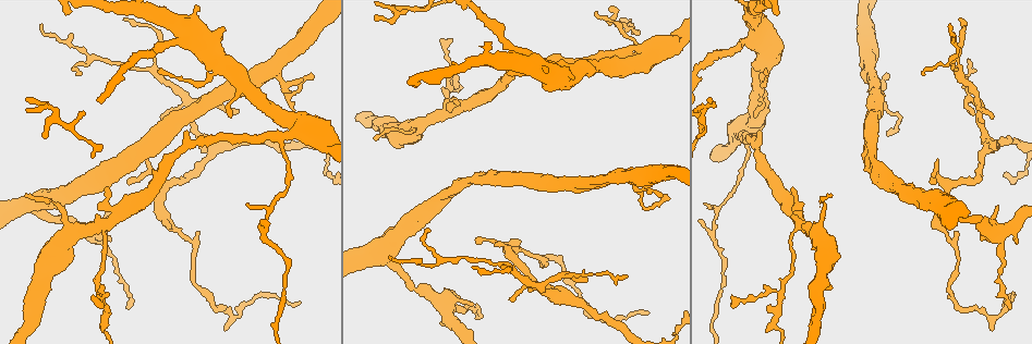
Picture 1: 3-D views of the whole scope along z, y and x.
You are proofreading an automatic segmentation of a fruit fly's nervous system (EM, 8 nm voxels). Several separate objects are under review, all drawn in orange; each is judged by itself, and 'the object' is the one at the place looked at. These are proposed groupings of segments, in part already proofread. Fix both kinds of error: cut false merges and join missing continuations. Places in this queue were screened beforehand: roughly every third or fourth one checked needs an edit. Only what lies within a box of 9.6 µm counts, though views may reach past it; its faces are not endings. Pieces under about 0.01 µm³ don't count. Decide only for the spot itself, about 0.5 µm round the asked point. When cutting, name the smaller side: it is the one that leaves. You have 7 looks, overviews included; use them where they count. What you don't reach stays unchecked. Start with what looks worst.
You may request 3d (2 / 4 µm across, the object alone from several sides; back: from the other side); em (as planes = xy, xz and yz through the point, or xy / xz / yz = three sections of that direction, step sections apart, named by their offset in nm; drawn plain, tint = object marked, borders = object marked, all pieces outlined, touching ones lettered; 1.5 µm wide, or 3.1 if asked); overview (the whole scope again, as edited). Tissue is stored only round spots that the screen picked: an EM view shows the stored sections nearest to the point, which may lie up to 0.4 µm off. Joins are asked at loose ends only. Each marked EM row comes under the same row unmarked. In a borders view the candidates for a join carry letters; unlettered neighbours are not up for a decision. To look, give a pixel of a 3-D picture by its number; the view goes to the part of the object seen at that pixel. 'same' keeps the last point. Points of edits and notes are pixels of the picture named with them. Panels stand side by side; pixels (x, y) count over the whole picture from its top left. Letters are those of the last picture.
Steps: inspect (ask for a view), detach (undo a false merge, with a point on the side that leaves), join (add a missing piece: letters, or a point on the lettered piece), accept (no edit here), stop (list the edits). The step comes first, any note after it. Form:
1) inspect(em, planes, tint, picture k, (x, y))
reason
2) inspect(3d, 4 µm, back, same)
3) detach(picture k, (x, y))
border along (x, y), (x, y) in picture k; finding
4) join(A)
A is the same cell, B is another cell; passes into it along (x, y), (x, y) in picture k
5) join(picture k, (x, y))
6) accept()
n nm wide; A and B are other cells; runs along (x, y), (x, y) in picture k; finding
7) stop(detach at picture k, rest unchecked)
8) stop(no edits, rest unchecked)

inspect(em, xz, step 8, borders, picture 1, (210, 70))

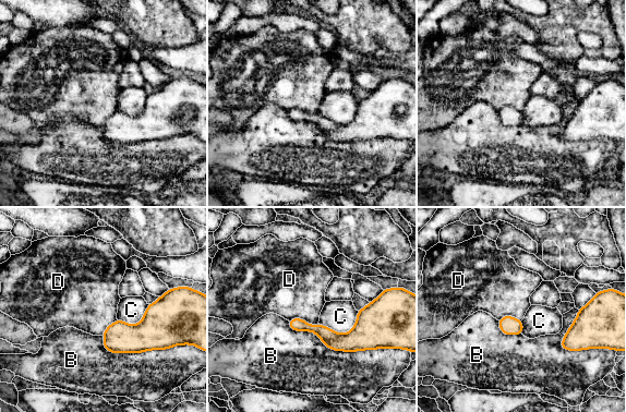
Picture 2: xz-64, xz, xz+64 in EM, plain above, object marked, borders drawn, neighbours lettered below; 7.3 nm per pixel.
accept()
B, C and D are other cells; runs along (369, 307), (349, 338), (291, 324) in picture 2; one neuron here

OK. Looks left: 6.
inspect(3d, 2 µm, picture 1, (64, 14))
an open end

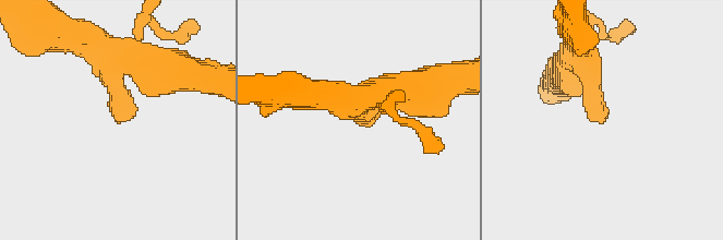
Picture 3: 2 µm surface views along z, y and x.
inspect(em, planes, borders, picture 3, (368, 117))

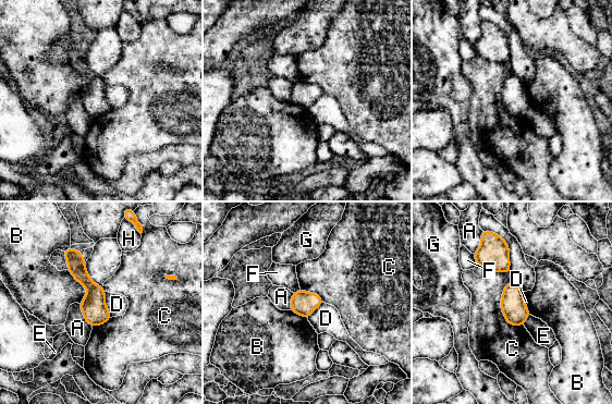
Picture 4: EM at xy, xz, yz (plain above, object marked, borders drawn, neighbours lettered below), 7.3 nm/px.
accept()
170 nm wide; A, B, C, D, E, F, G and H are other cells; runs along (68, 252), (95, 292), (97, 322) in picture 4; no lettered piece goes on from it

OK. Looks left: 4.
inspect(em, yz, step 4, tint, picture 1, (456, 109))

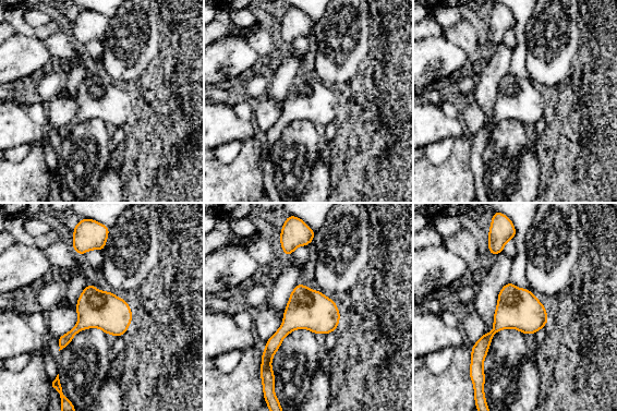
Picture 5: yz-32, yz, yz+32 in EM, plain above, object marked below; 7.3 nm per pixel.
inspect(em, yz, step 4, borders, same)

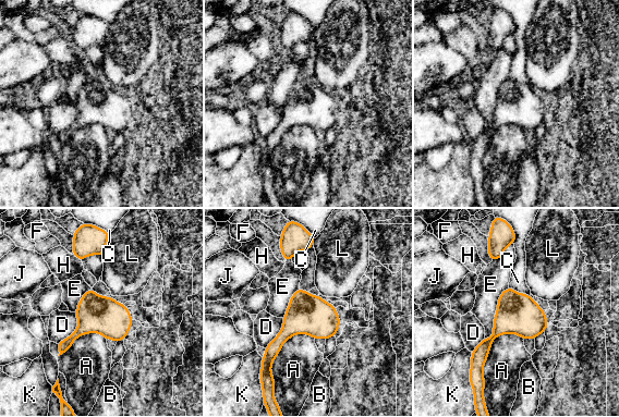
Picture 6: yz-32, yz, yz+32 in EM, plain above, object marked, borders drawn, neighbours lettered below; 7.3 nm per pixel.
accept()
A touches over 440 nm; A, B, C, D, E, F, H, J, K and L are other cells; border along (509, 286), (519, 293), (529, 295) in picture 6; continuous, no second neuron

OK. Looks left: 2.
stop(no edits, rest unchecked)

